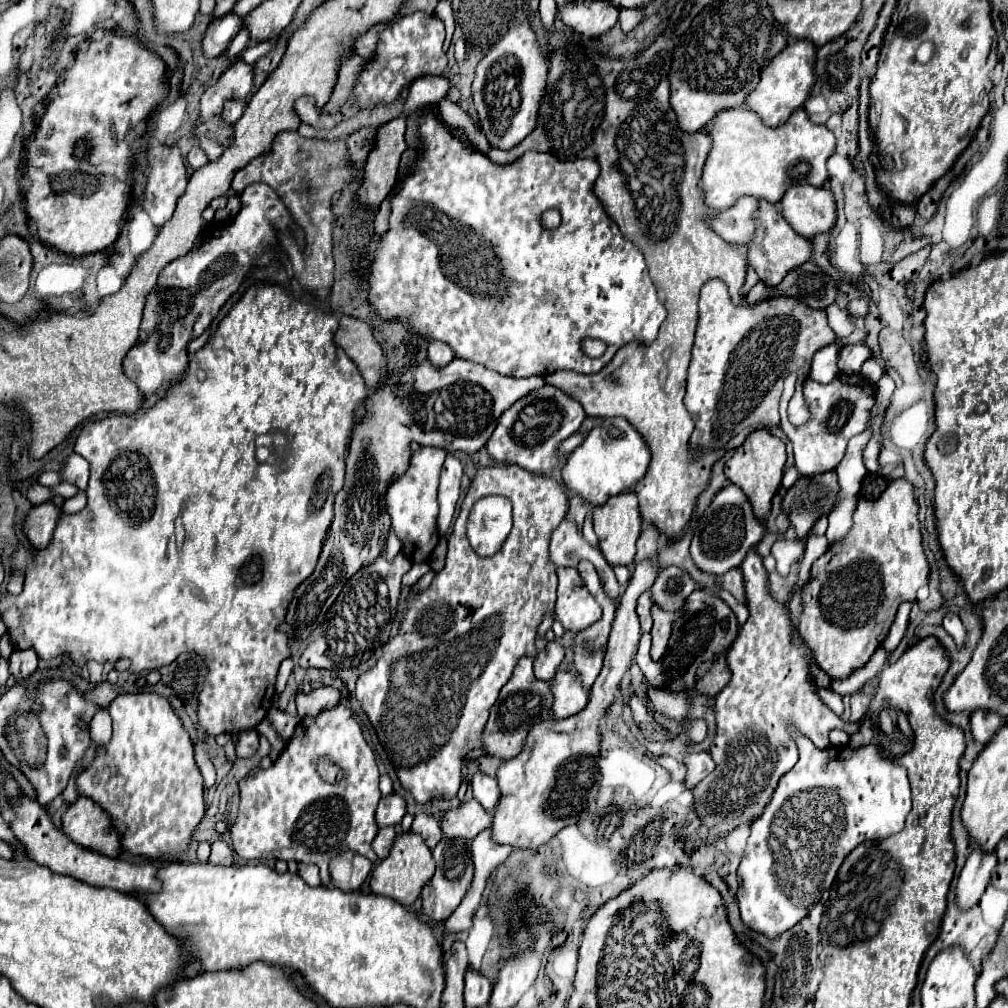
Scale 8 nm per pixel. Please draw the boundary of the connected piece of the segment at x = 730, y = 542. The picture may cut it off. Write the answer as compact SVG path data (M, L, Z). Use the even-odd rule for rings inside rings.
M726 485L712 499L710 507L704 511L700 519L700 525L702 525L702 535L694 535L690 553L696 567L710 575L724 575L726 571L740 567L746 553L754 549L764 537L764 523L760 523L754 517L748 497L736 485Z

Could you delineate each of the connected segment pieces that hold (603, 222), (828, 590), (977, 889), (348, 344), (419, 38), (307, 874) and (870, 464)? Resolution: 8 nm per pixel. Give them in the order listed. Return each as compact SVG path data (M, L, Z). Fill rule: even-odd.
M430 109L424 111L420 117L422 117L418 121L420 137L422 137L420 151L418 151L414 163L410 165L410 169L402 181L402 187L398 185L392 199L390 199L392 215L388 219L388 231L382 235L380 245L374 251L374 261L370 267L368 299L370 299L378 317L382 317L384 321L396 319L408 329L408 333L424 333L424 337L428 341L434 341L434 339L444 341L450 345L450 349L456 353L456 357L462 357L462 359L474 361L474 363L482 363L488 369L498 371L502 375L510 375L510 377L530 377L530 375L544 377L546 373L554 373L558 369L574 369L574 371L586 373L586 375L598 373L602 367L606 367L610 363L610 359L614 357L614 353L622 345L626 345L630 341L650 345L658 337L658 329L666 317L666 309L658 301L658 293L656 293L656 287L648 275L644 255L634 247L634 243L630 243L630 241L626 241L626 237L622 237L618 225L614 225L614 221L606 215L602 203L594 195L592 187L594 187L596 177L600 175L600 165L594 159L558 161L554 155L548 155L548 153L526 151L514 163L498 165L490 157L486 157L484 153L474 149L472 145L458 141L458 137L454 137L450 133L450 129L446 125L442 125L442 121L438 121L438 117ZM546 209L558 209L562 215L562 223L552 231L548 231L540 225L540 215ZM584 339L604 341L606 343L604 355L598 359L584 355L582 353Z
M894 479L876 501L858 501L852 529L842 541L832 543L828 551L812 563L810 579L802 589L798 629L814 651L818 667L832 679L846 679L854 669L864 667L886 639L900 603L916 601L916 591L928 583L928 573L930 567L922 549L914 487L906 479Z
M972 843L972 855L968 857L956 885L956 905L960 909L970 909L978 905L986 885L990 883L994 867L996 867L996 855L994 853L988 855Z
M340 317L340 327L334 333L334 343L340 345L346 355L356 363L368 389L380 385L384 373L384 351L374 339L368 323L356 317Z
M408 13L404 17L398 17L392 25L388 25L384 31L380 31L380 39L376 45L376 55L364 65L364 69L358 73L358 81L354 85L354 91L350 99L336 111L336 113L324 113L320 107L316 107L314 97L298 97L294 103L294 111L300 117L302 123L312 125L314 129L332 129L342 119L350 119L358 113L358 109L368 109L374 105L388 105L398 99L404 87L408 87L416 77L422 75L442 75L448 59L442 49L444 43L444 23L432 13Z
M300 863L298 865L298 875L312 887L318 887L322 885L320 883L320 875L318 875L318 867L316 865L306 865L306 863Z
M876 429L874 433L878 433L878 437L872 437L868 447L864 449L864 465L868 471L878 471L878 455L880 455L880 447L882 447L882 433Z

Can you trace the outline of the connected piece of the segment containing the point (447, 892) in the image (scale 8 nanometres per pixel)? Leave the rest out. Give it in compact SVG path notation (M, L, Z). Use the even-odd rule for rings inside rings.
M442 837L440 843L434 847L432 855L434 855L434 861L436 861L436 875L422 889L422 911L424 911L424 917L428 921L442 923L454 913L454 909L460 905L466 891L470 889L470 883L472 883L472 877L474 877L474 863L472 863L472 857L466 851L464 839Z

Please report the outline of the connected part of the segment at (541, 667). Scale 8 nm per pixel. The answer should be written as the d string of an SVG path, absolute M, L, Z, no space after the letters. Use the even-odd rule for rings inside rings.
M548 641L546 649L538 651L538 655L534 657L536 677L544 679L544 681L552 681L562 659L564 659L564 647L558 641Z

